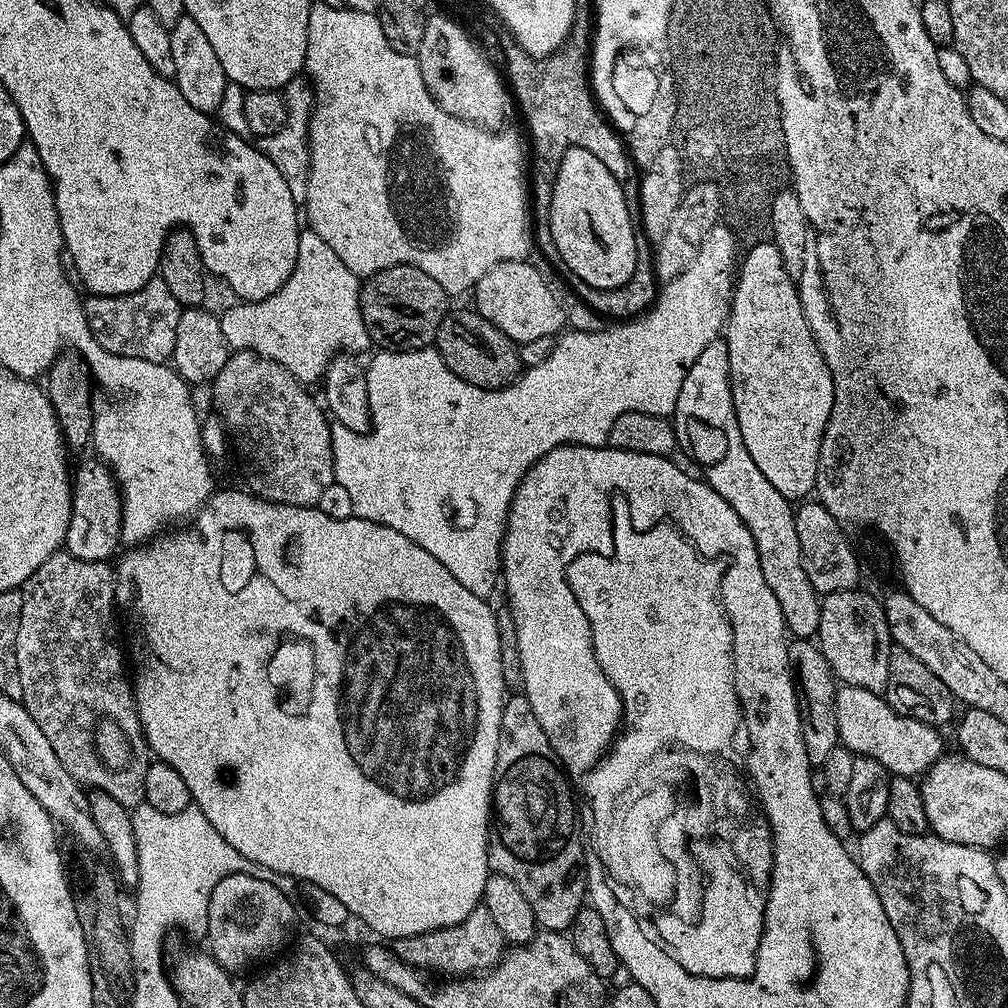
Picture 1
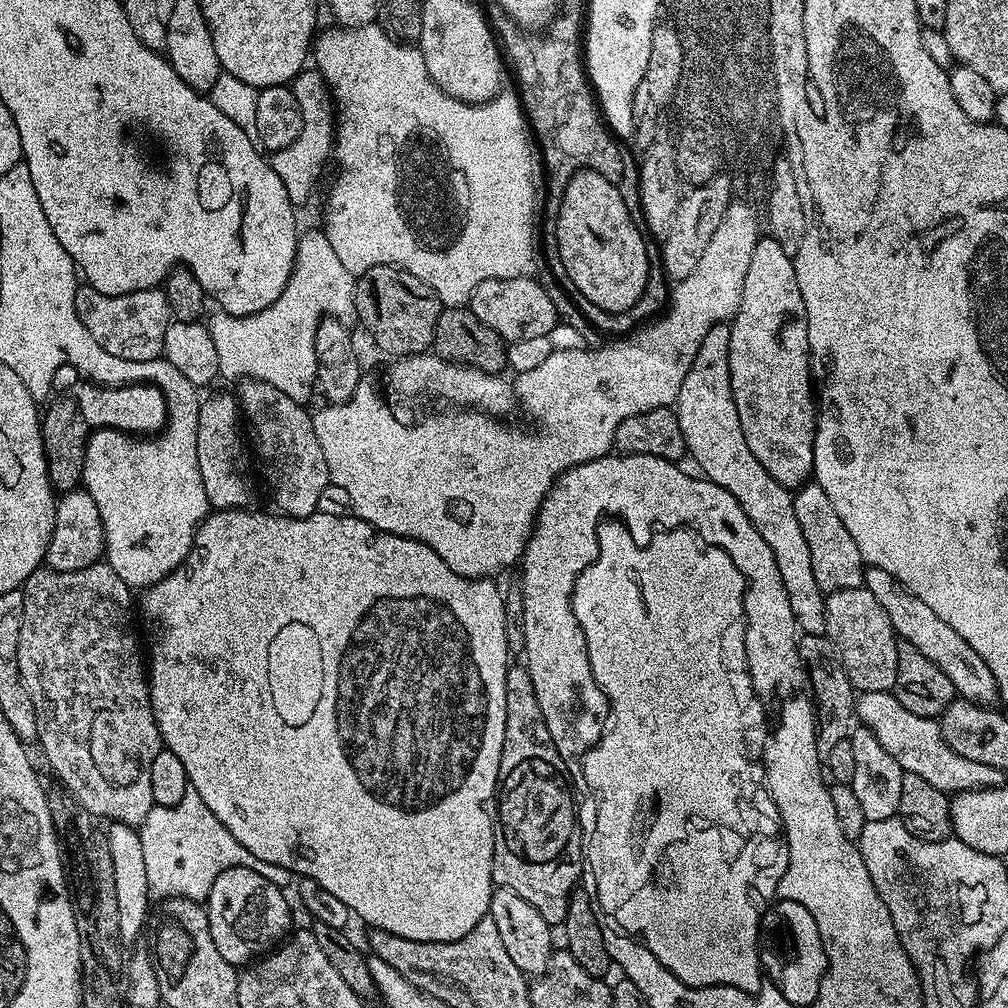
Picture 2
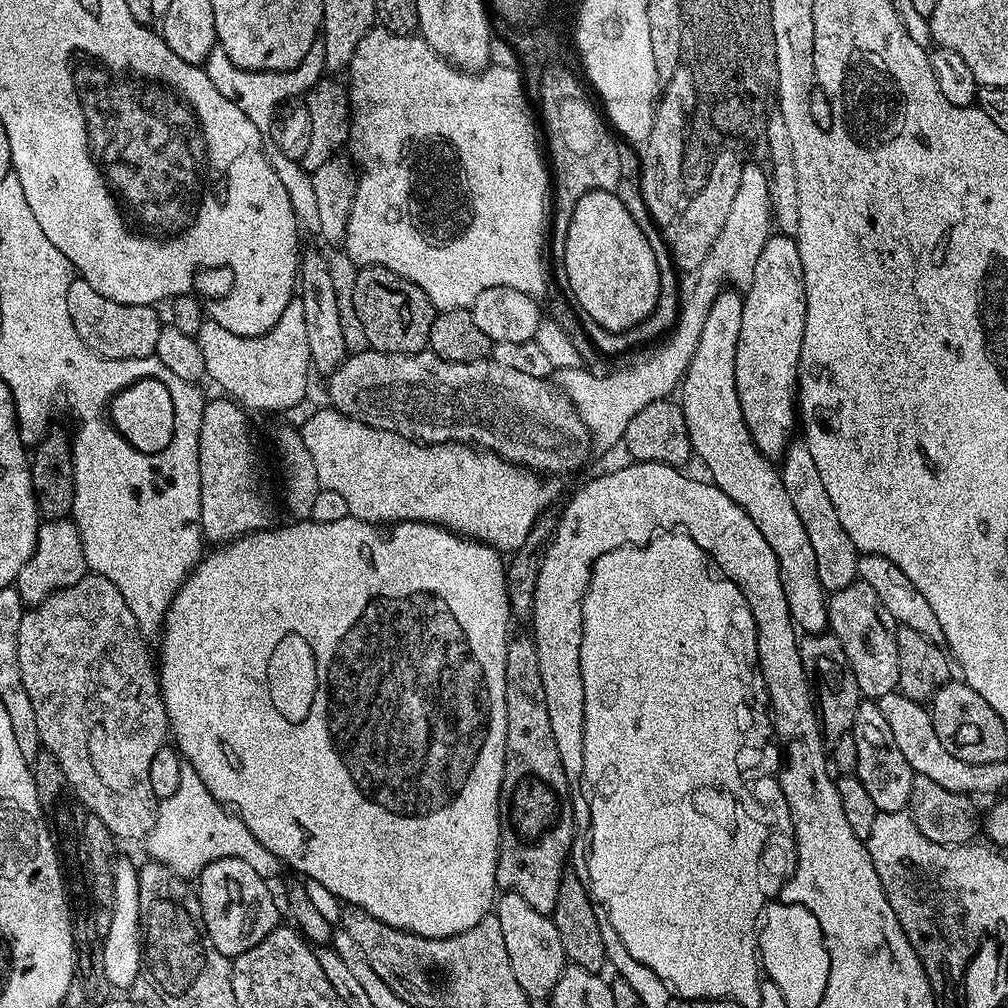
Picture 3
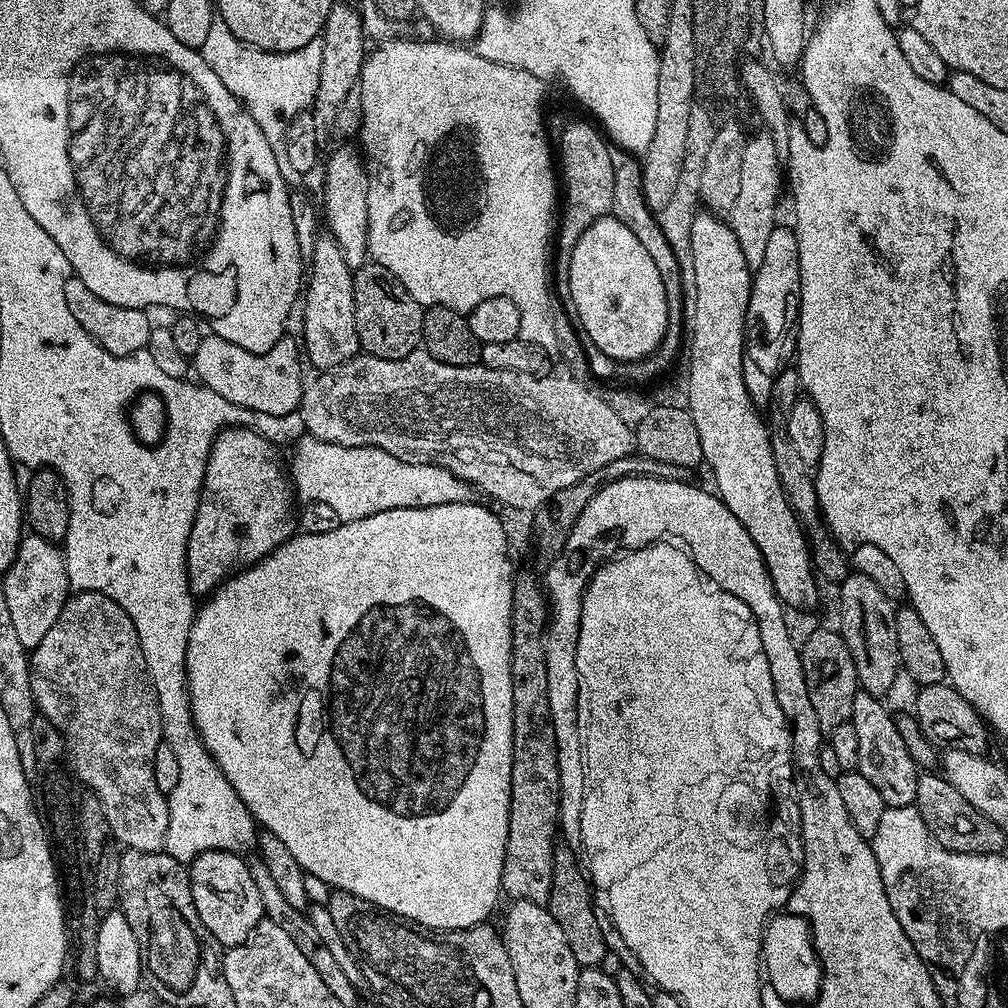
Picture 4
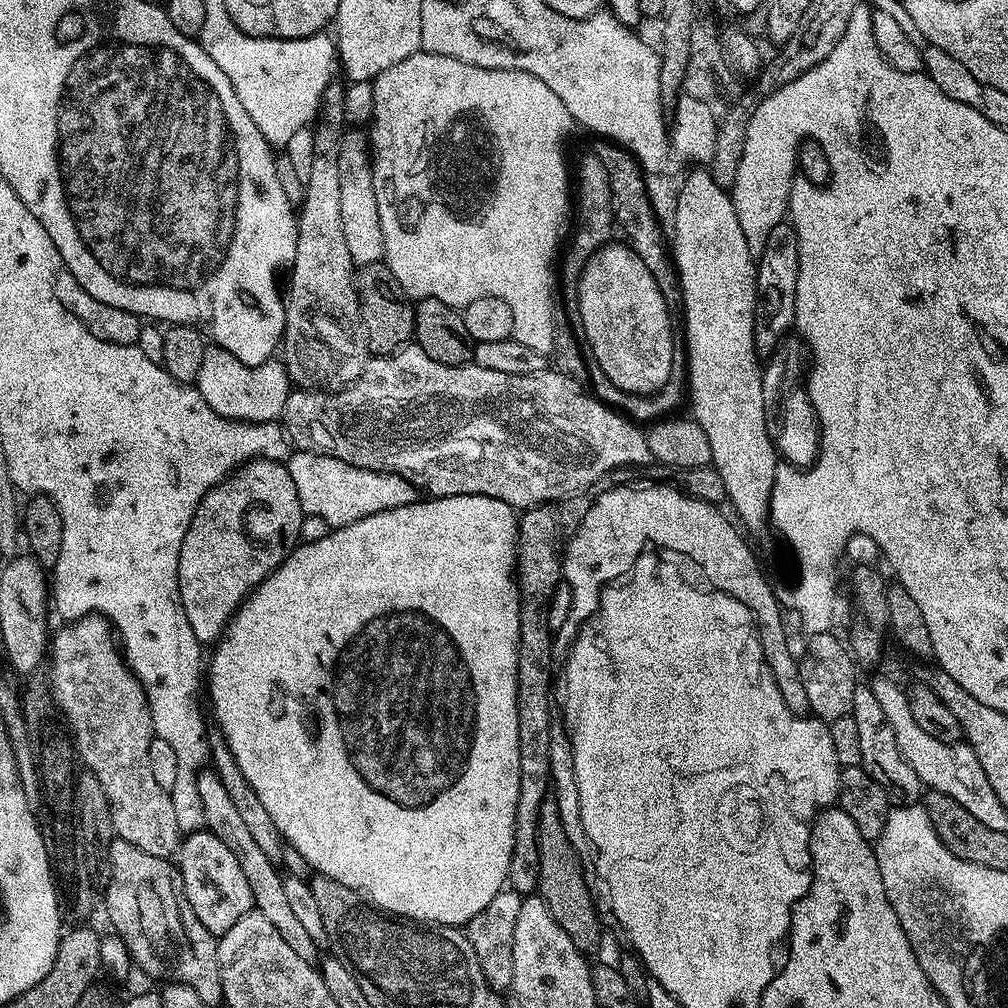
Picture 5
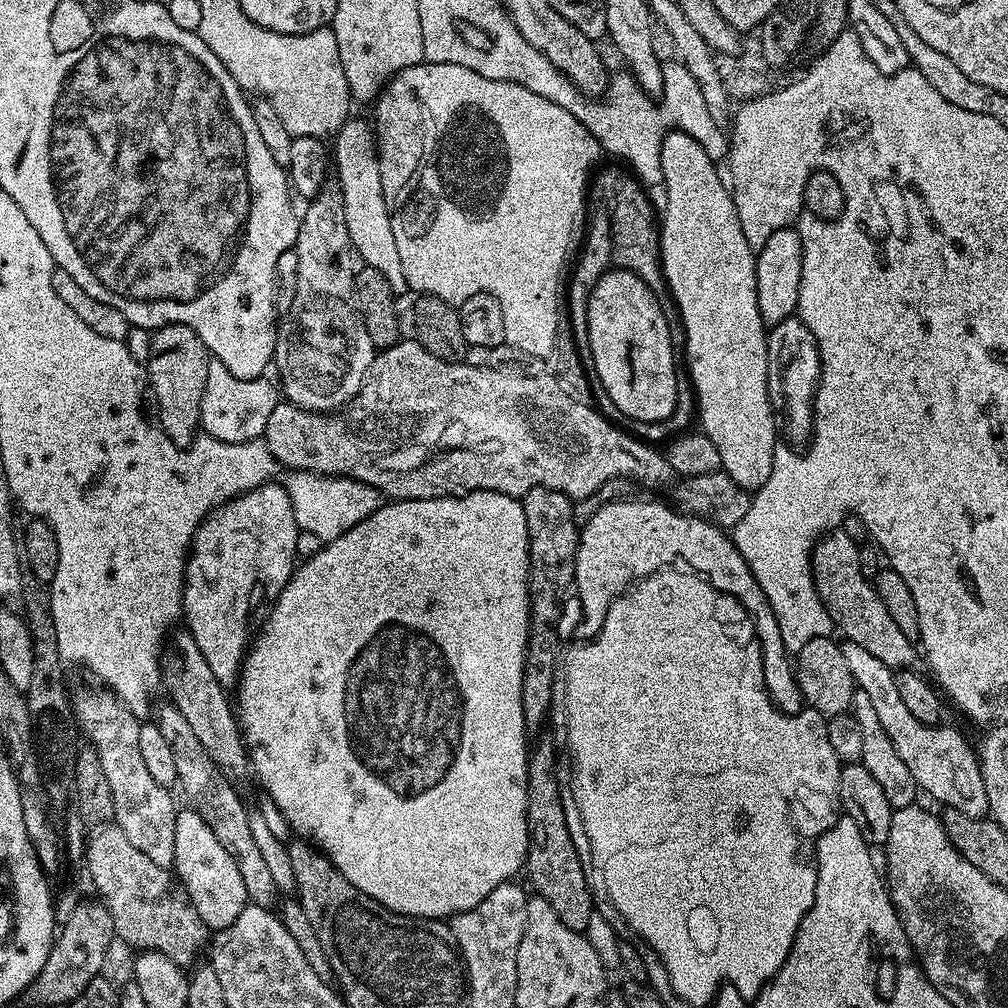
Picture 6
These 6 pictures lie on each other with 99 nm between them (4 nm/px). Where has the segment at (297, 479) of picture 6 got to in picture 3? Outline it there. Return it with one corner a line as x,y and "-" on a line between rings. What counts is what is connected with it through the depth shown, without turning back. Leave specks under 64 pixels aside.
331,406
317,407
314,418
300,429
301,438
314,458
314,470
321,488
342,494
348,515
373,526
418,522
437,524
457,536
488,544
501,554
516,552
530,534
538,514
553,507
559,479
541,478
533,469
521,468
498,454
466,444
422,444
396,432
371,428
353,416
343,416

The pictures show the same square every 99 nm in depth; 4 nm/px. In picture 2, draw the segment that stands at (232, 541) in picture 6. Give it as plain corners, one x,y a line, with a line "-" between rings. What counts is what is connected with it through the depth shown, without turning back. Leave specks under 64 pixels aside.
212,392
200,401
198,410
198,474
202,474
202,486
206,486
206,498
213,509
248,508
252,500
252,480
244,473
244,468
236,459
244,444
240,441
239,428
242,428
240,401
228,392

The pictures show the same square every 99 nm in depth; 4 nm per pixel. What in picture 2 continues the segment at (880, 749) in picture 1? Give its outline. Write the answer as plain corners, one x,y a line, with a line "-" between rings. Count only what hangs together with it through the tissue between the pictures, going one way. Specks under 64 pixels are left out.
892,692
859,693
854,700
854,712
859,723
870,729
882,746
886,746
898,766
902,766
905,772
918,774
918,778
926,778
926,782
938,790
955,794
975,788
998,788
1005,783
1006,773
998,770
998,766
985,766
983,762
954,754
954,750
946,746
946,738
942,738
939,723
933,717
906,710

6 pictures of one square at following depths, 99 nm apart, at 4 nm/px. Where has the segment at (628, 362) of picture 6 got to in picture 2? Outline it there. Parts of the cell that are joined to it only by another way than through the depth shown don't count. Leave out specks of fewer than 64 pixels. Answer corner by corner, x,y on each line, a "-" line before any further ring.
582,168
576,172
566,186
560,199
558,210
558,230
554,251
560,255
560,264
568,275
567,283
581,292
583,299
602,310
626,314
642,298
648,281
648,259
646,258
646,240
632,221
632,212
626,210
626,202
615,187
601,172
592,168

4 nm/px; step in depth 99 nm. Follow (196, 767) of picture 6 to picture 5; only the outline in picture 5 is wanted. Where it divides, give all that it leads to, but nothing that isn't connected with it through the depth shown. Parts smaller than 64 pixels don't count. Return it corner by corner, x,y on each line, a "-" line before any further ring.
212,770
201,771
197,775
196,785
198,786
198,798
202,798
203,827
218,838
222,838
222,842
226,842
226,846
230,846
234,858
238,858
238,866
242,866
242,875
246,877
246,882
250,886
255,911
261,912
272,923
274,930
278,930
278,934
282,934
283,940
294,949
294,954
298,954
298,958
315,965
318,960
317,946
310,938
310,934
306,934
306,930
299,924
298,917
294,915
288,904
286,894
282,891
284,879
281,871
279,873
276,870
277,865
270,858
266,858
266,854
254,843
250,829
238,814
238,809
230,799
230,794
226,794
226,786
222,786
222,782

